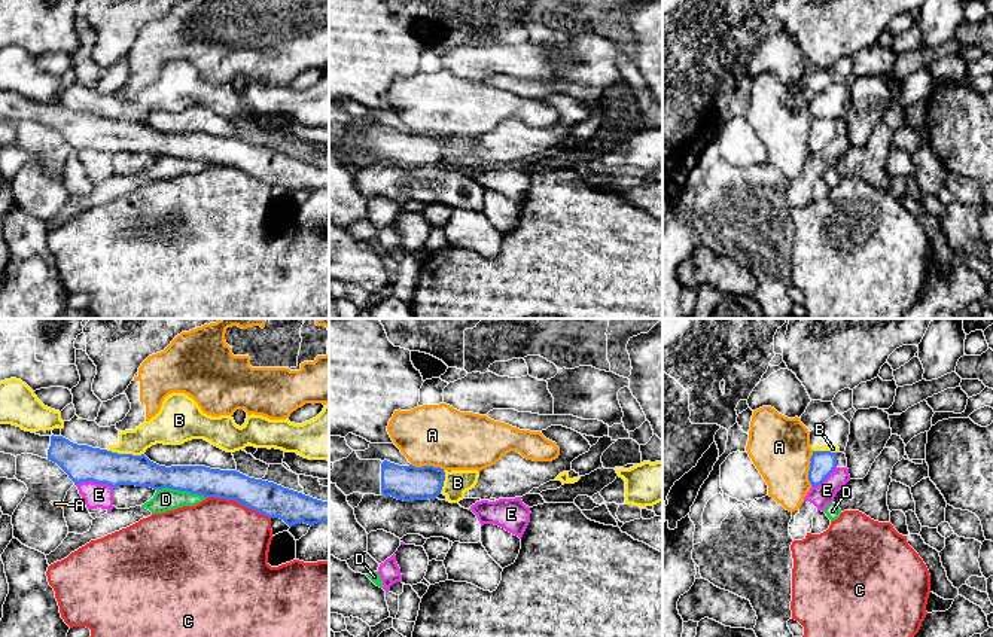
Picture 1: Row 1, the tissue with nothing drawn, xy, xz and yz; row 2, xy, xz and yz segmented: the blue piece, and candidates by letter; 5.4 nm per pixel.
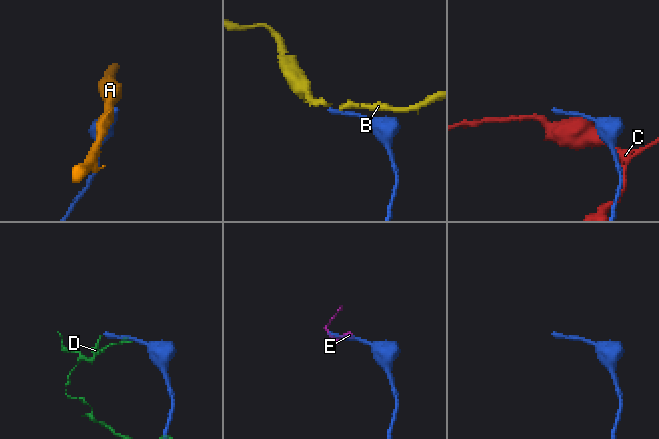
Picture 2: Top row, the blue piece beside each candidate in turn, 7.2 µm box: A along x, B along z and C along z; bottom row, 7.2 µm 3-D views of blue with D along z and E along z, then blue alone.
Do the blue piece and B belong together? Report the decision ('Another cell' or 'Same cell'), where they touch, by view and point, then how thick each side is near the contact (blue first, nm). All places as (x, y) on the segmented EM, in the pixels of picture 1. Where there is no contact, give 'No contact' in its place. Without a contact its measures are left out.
Another cell. Touches blue at xy (125, 454). Thickness 200 nm (blue) against 160 nm

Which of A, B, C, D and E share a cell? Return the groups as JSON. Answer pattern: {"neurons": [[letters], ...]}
{"neurons": [["A"], ["B"], ["C"], ["D"], ["E"]]}

